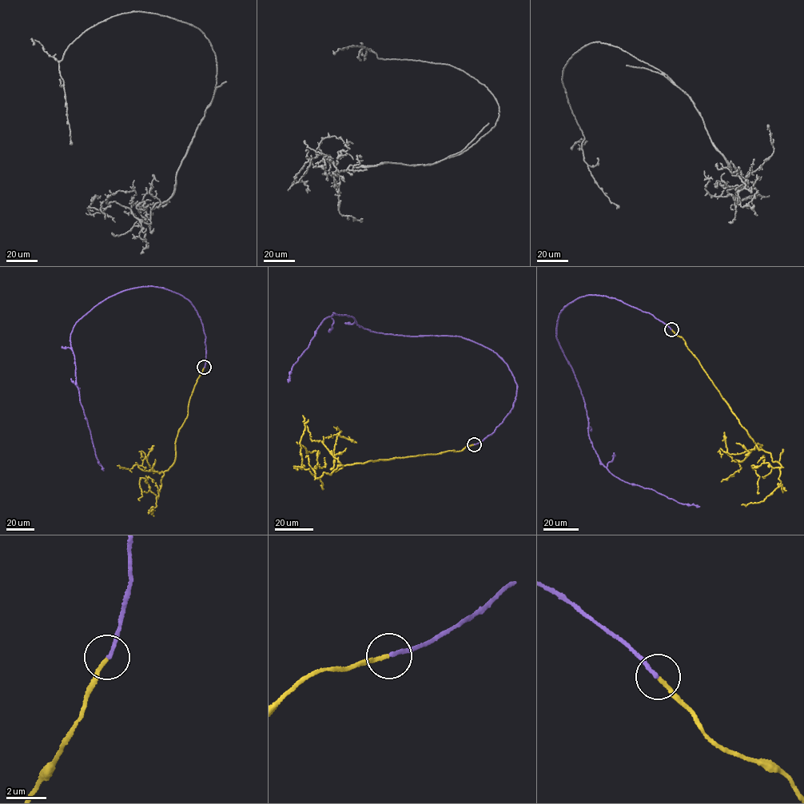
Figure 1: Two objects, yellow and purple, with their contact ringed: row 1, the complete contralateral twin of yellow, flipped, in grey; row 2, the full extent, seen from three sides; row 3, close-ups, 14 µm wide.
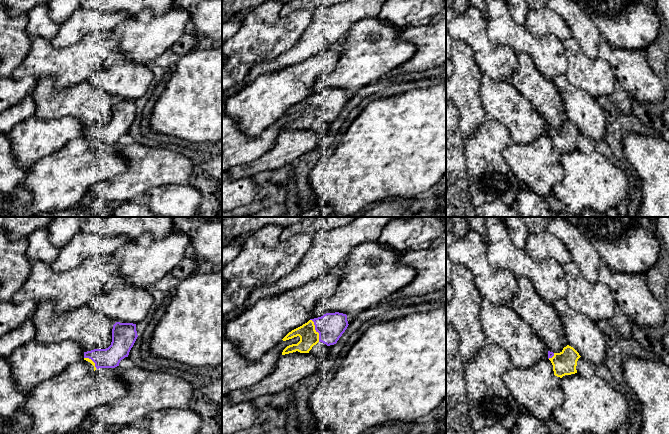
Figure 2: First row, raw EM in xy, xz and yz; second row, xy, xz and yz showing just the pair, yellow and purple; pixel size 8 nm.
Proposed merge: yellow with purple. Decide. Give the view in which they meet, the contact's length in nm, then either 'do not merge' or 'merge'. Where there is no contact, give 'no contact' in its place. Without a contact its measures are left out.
xz | 200 nm | merge

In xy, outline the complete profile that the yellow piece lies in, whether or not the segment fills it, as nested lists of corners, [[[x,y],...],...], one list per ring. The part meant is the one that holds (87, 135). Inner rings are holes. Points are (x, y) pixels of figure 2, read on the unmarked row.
[[[116,98],[112,105],[112,118],[106,125],[94,125],[84,128],[84,136],[94,142],[94,147],[99,144],[115,144],[125,133],[128,133],[131,124],[137,115],[136,100]]]

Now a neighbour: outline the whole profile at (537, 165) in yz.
[[[548,134],[529,144],[512,143],[503,157],[525,187],[542,198],[552,194],[554,186],[563,179],[561,154],[554,151]]]

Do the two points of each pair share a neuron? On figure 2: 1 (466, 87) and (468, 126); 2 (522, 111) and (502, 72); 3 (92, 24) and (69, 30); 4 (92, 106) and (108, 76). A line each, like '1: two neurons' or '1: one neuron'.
1: one neuron
2: two neurons
3: one neuron
4: two neurons

